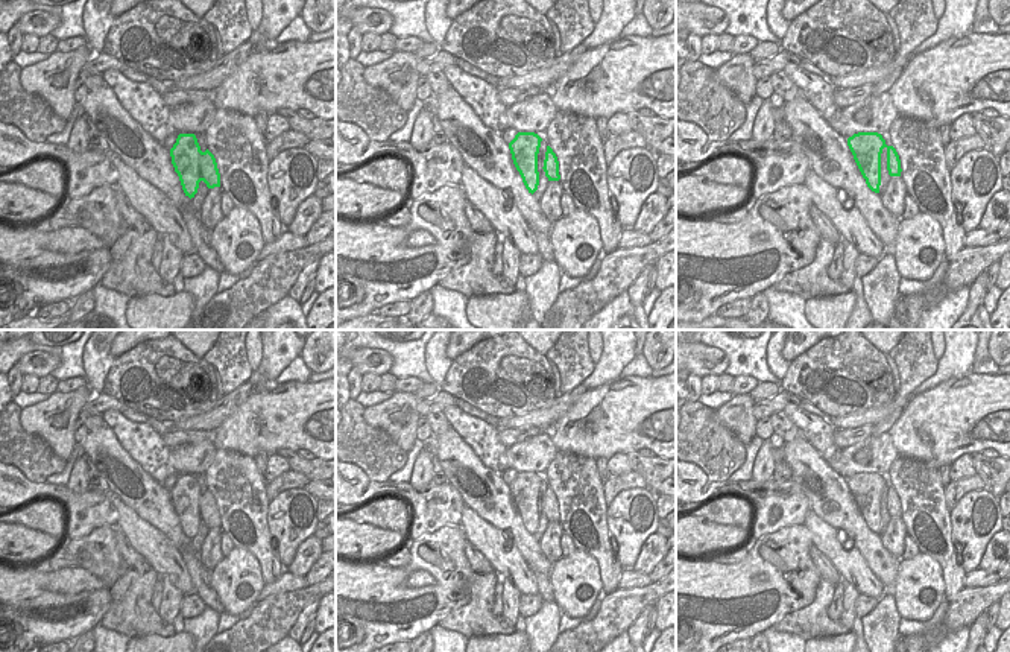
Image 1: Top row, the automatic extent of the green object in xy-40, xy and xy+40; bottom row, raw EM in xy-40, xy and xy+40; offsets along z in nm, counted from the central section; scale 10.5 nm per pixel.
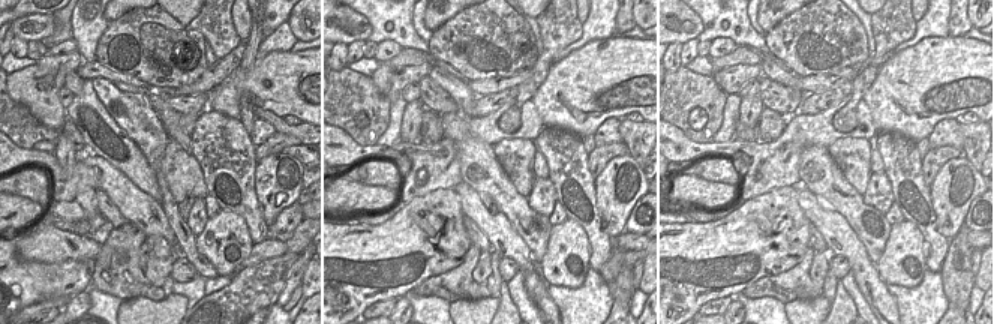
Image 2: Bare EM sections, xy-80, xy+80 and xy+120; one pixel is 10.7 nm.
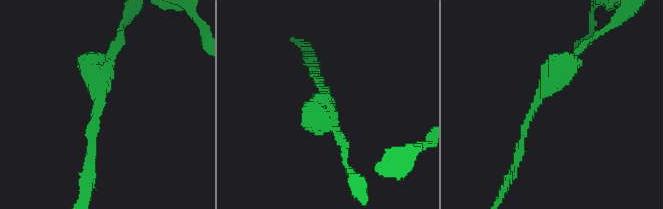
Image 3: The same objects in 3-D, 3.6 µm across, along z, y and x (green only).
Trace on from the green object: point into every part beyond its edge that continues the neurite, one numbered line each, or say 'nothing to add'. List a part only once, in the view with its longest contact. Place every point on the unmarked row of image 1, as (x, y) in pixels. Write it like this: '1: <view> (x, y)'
nothing to add.

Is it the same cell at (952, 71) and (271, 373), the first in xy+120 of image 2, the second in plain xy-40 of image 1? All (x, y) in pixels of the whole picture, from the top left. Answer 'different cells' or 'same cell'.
different cells

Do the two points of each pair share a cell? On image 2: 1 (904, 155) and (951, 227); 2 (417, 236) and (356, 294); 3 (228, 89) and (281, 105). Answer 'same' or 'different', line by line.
1: different
2: same
3: same

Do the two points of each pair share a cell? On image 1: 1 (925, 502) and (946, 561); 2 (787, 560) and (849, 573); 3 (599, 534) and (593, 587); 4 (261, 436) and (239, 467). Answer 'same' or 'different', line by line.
1: same
2: different
3: different
4: different

